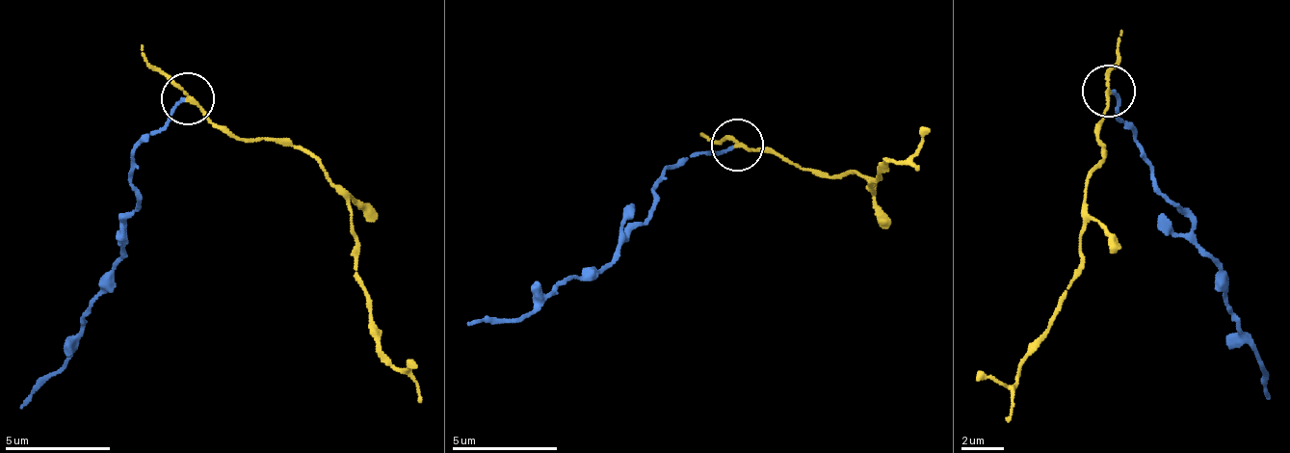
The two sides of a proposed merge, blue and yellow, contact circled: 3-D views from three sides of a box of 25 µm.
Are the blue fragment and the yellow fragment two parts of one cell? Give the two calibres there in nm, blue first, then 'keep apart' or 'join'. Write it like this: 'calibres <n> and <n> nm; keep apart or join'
calibres 150 and 150 nm; keep apart

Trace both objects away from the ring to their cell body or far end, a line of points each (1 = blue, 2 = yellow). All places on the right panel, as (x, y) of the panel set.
1: (1111, 89), (1170, 202), (1195, 225), (1195, 246), (1219, 264), (1223, 301), (1254, 359), (1271, 399)
2: (1109, 90), (1098, 167), (1086, 178), (1078, 279), (1047, 323), (1047, 338), (1017, 367), (1013, 386), (977, 380)

